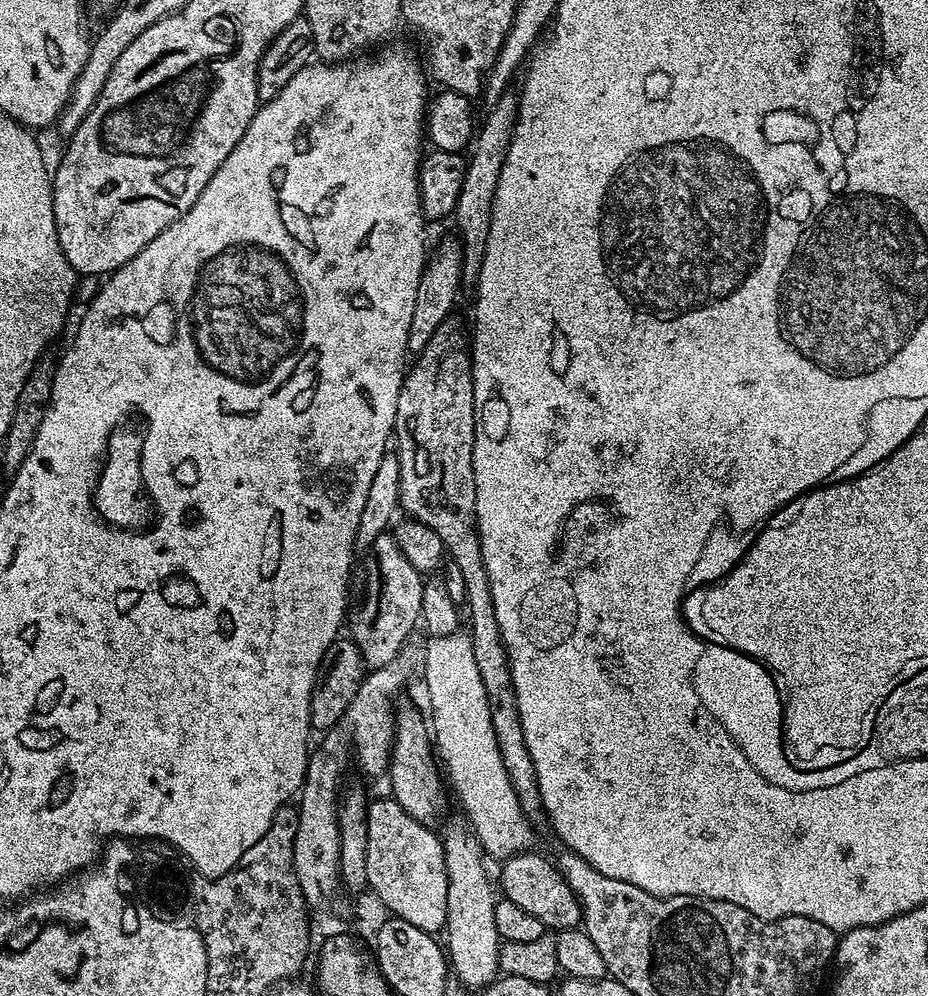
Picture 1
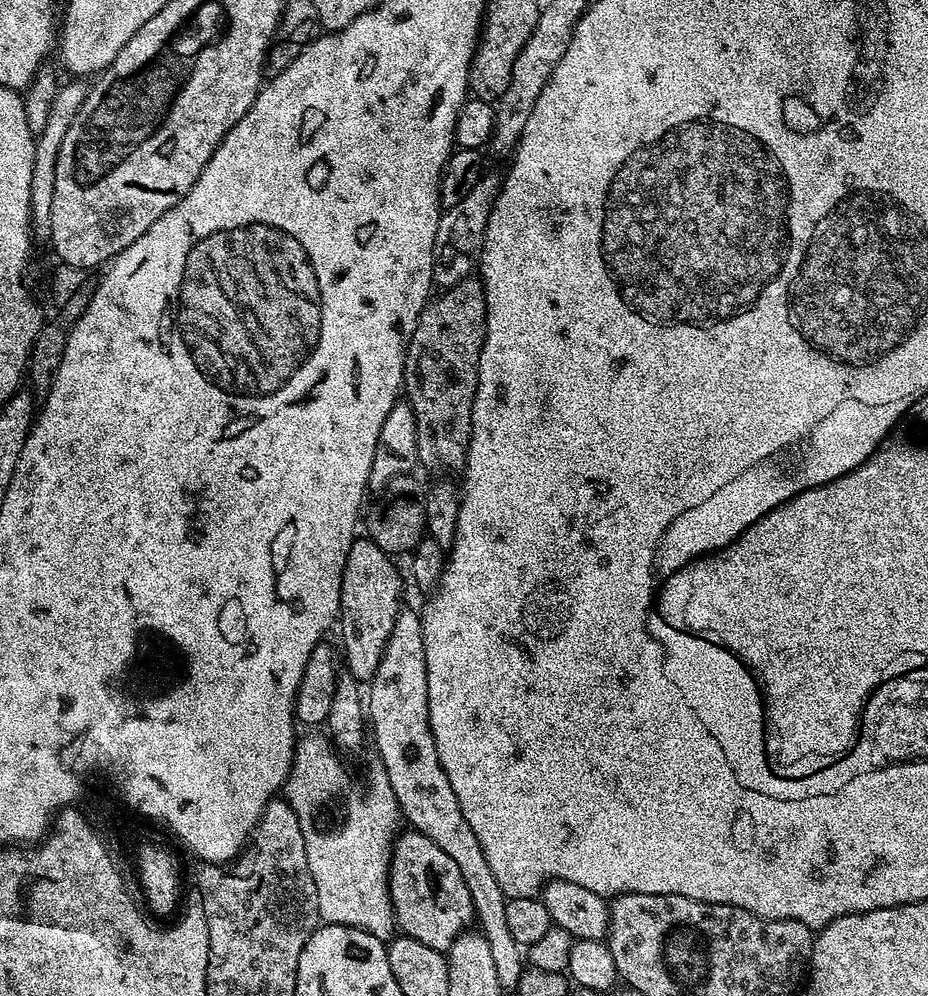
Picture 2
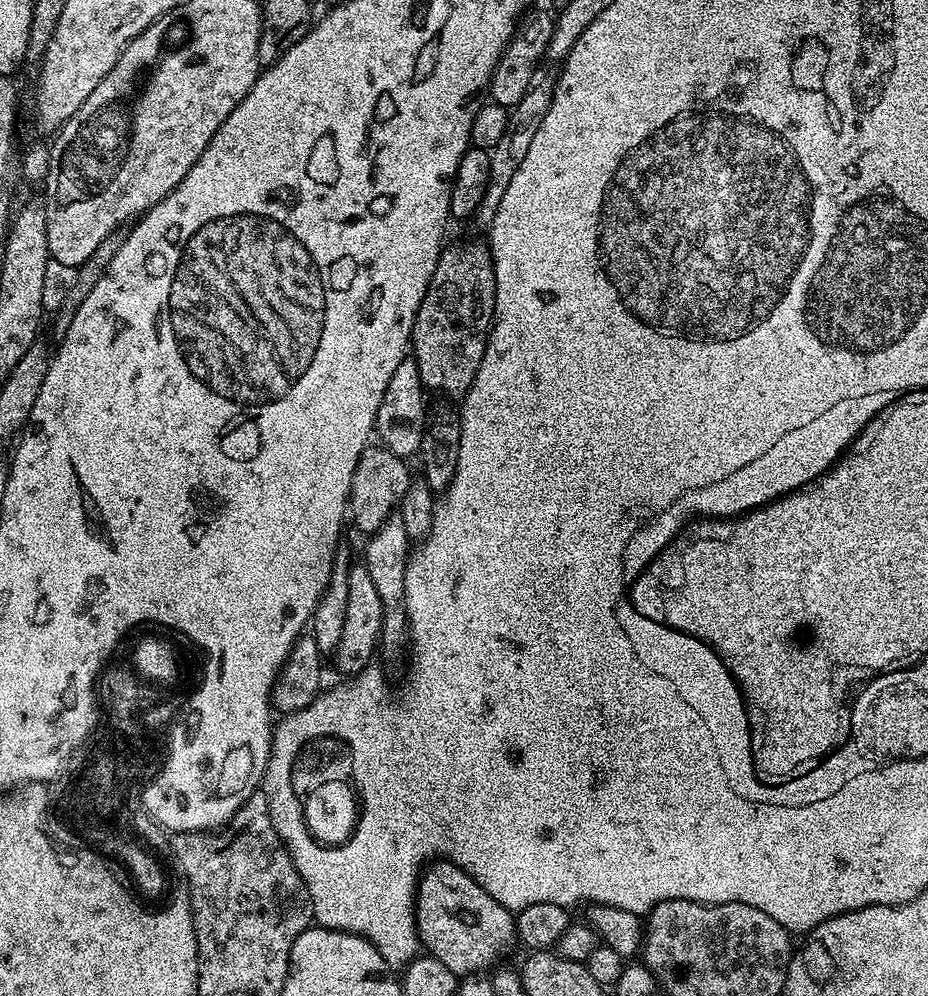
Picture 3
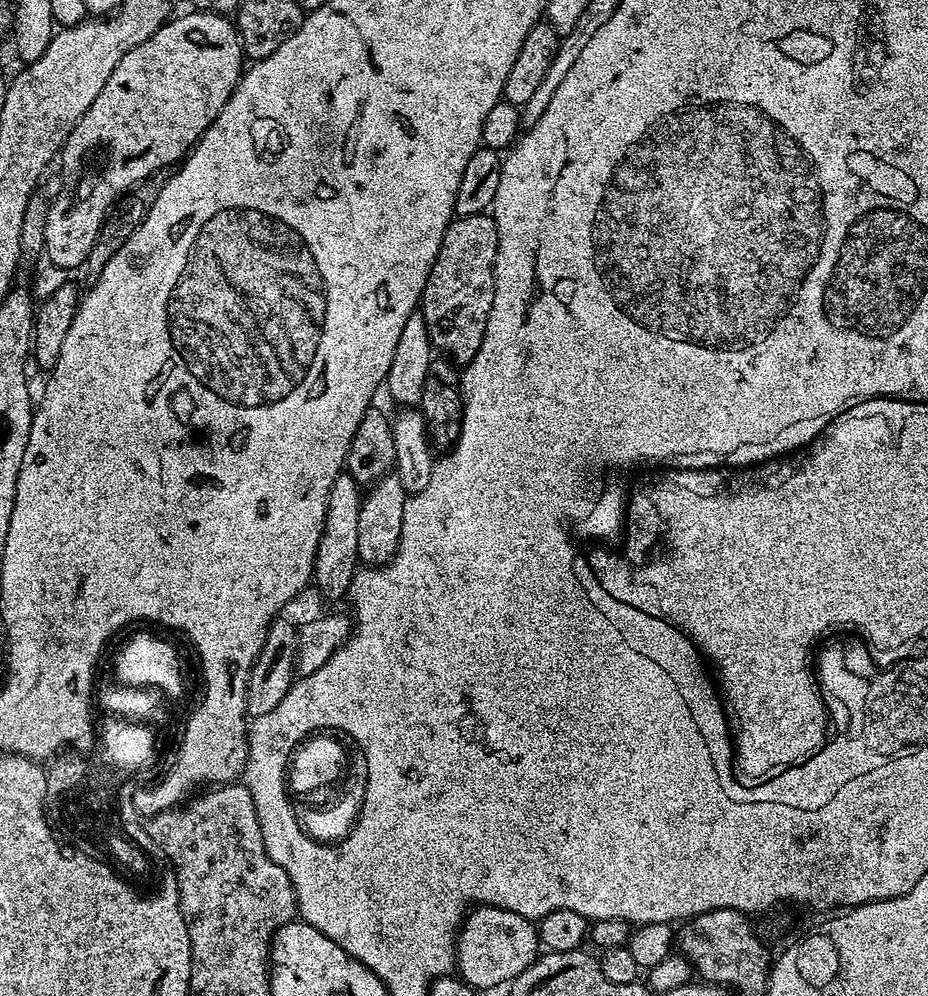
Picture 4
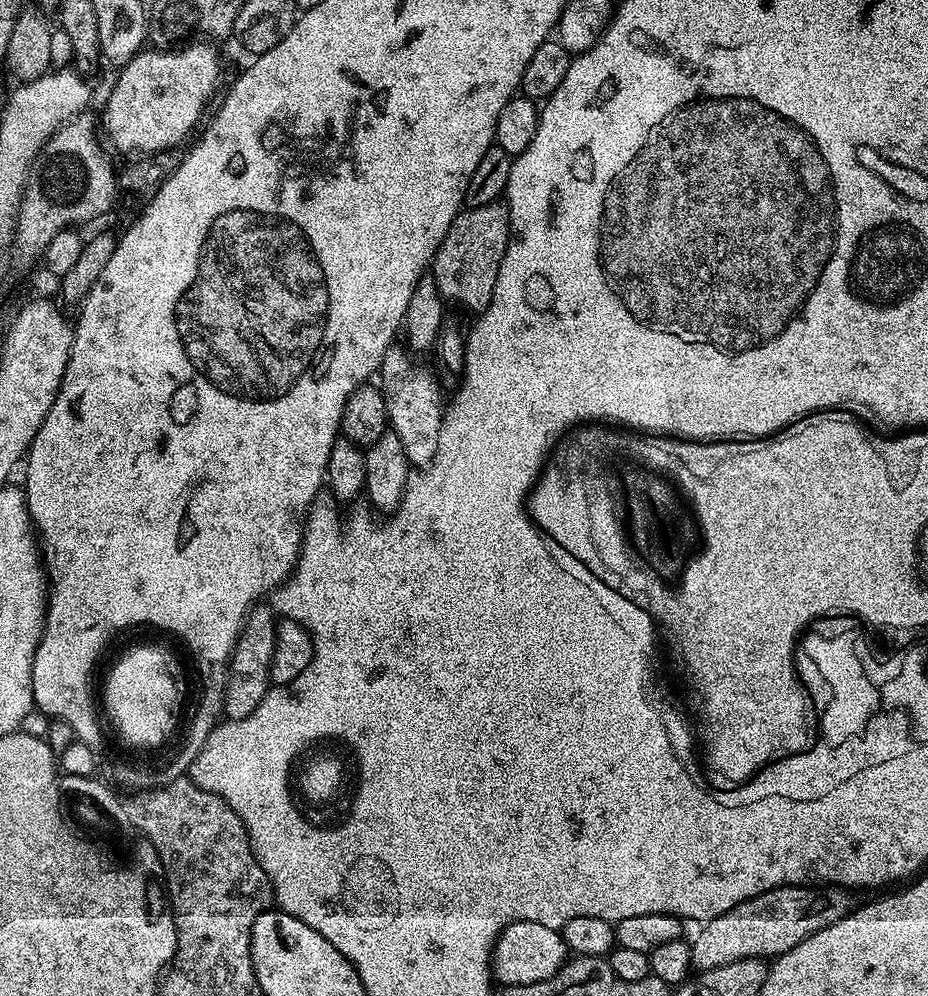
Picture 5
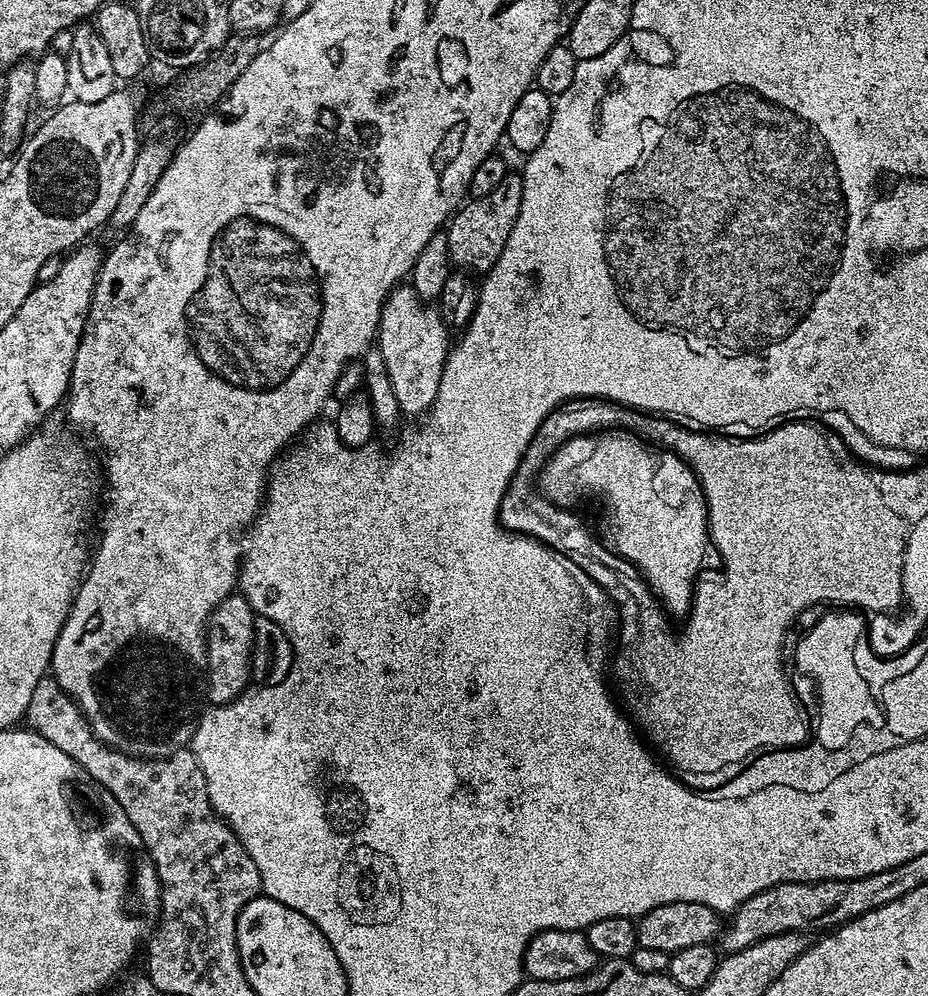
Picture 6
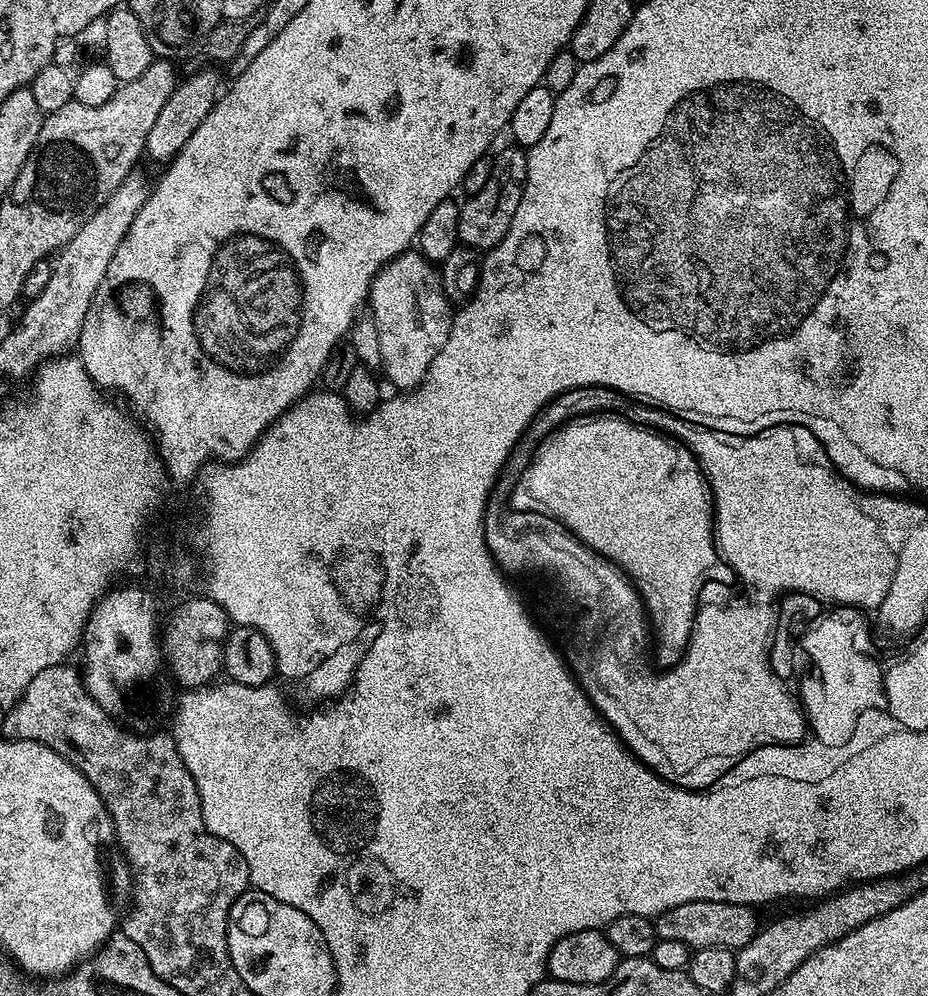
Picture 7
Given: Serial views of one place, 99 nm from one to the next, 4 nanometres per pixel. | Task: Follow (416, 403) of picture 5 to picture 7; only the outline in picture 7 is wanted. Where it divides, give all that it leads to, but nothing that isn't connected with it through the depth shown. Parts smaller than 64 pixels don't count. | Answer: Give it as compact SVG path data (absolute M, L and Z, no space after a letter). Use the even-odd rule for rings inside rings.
M409 250L390 261L392 268L384 269L372 279L370 293L370 314L378 326L378 342L382 342L382 372L388 375L390 383L396 390L417 388L424 380L430 362L442 350L452 329L453 305L449 304L440 285L440 278L433 261L421 256L419 251Z

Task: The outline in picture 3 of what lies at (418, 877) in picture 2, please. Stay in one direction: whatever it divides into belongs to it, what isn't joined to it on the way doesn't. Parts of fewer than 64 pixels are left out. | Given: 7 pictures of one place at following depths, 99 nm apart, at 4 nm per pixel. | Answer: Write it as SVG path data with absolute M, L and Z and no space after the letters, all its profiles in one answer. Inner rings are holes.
M441 858L437 864L431 864L423 869L419 877L414 901L416 934L420 938L423 951L462 978L479 973L481 971L479 968L491 969L497 963L495 960L511 944L517 943L515 915L509 909L502 907L497 900L490 898L490 894L486 894L486 890L482 890L482 886L478 886L478 882L474 882L472 876L451 860Z

